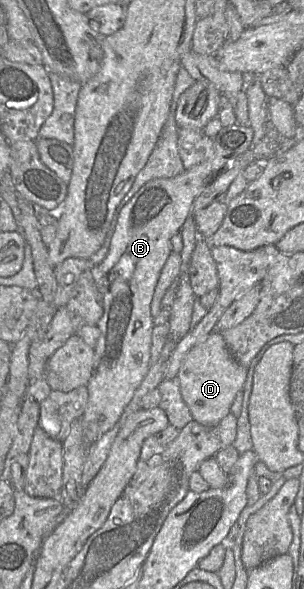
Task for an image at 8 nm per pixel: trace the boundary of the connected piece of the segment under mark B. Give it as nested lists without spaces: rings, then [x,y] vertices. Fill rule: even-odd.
[[[234,124],[222,127],[213,138],[214,151],[211,157],[175,177],[158,178],[147,182],[121,210],[107,255],[101,263],[90,268],[102,297],[103,315],[97,324],[100,336],[94,348],[92,375],[87,384],[88,403],[81,417],[86,445],[95,443],[118,422],[150,369],[154,328],[150,307],[161,271],[172,252],[172,237],[180,231],[187,217],[192,214],[196,197],[219,172],[252,146],[253,137],[254,131],[250,125]]]

